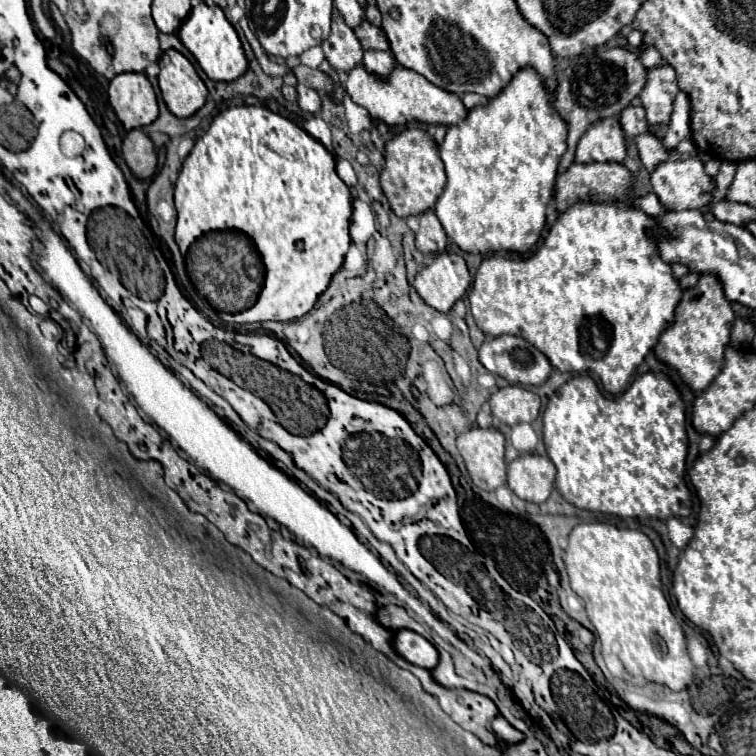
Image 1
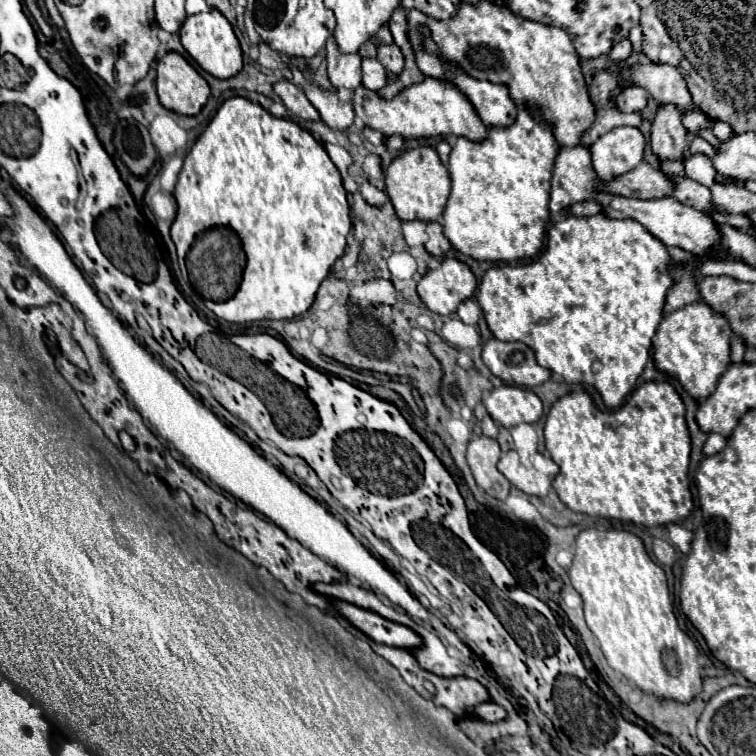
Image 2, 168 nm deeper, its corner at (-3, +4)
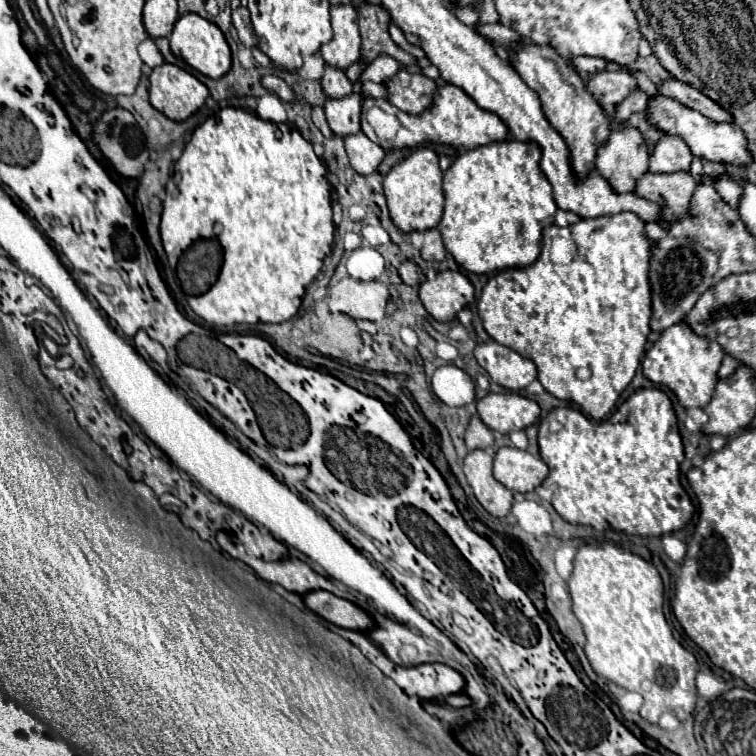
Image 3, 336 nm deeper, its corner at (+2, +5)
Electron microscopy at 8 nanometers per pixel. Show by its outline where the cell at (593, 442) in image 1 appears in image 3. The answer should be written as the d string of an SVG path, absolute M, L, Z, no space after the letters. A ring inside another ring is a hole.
M639 388L631 394L631 398L627 398L609 418L605 420L593 420L589 416L585 416L583 412L571 408L571 406L559 406L553 408L541 422L539 422L539 452L543 462L549 466L549 476L543 480L543 486L549 488L553 492L551 504L553 508L561 514L563 520L571 522L571 524L589 524L593 528L599 530L619 530L625 534L639 534L639 536L663 536L675 530L681 530L689 518L693 516L693 504L691 498L687 496L687 492L683 490L681 482L679 482L679 466L685 458L683 454L683 442L681 442L681 434L679 434L679 424L677 424L677 416L673 410L673 404L669 400L669 396L659 390L659 388Z

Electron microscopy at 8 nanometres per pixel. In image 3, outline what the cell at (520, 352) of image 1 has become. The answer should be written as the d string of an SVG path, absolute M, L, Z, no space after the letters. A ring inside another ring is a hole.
M489 340L473 350L477 362L487 370L493 382L509 390L523 390L537 380L537 368L529 358L523 358L515 350Z

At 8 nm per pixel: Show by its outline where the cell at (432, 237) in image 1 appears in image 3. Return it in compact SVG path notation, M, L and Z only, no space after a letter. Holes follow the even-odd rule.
M429 228L423 232L425 236L425 244L421 248L421 256L425 260L443 260L445 258L445 246L443 246L443 240L441 240L441 234L437 228Z

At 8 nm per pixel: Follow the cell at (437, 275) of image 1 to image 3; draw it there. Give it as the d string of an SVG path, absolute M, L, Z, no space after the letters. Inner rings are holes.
M445 270L433 280L421 282L419 298L435 320L451 322L461 308L473 302L475 288L465 274L457 270Z

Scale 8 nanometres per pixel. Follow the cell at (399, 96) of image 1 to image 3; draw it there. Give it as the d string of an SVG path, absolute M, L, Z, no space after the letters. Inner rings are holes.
M451 84L437 88L437 92L431 98L431 106L427 106L421 114L401 112L399 108L395 108L387 100L367 98L363 102L363 112L361 112L361 130L365 132L365 136L369 140L377 142L373 128L365 120L365 112L373 106L379 106L387 114L397 116L397 120L401 124L395 138L389 142L391 148L407 148L407 146L417 146L423 142L439 142L439 144L451 144L451 146L477 148L477 146L499 142L499 140L507 138L507 126L503 126L503 122L499 122L499 118L495 118L495 114L483 114L483 110L479 110L479 106L475 106L475 102L471 102L471 98L467 98L467 94L463 94L463 90L459 90L457 86L451 86Z

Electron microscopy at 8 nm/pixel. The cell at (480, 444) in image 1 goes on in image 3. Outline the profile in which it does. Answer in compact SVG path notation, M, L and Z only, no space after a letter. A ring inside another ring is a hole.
M469 450L463 470L475 498L493 516L505 516L513 504L513 492L493 478L493 456L487 450Z

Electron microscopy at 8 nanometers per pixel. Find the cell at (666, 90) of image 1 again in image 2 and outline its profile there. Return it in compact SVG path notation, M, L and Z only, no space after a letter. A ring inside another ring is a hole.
M660 105L652 123L650 145L658 159L684 159L684 147L688 145L688 131L682 125L680 113L674 105Z

